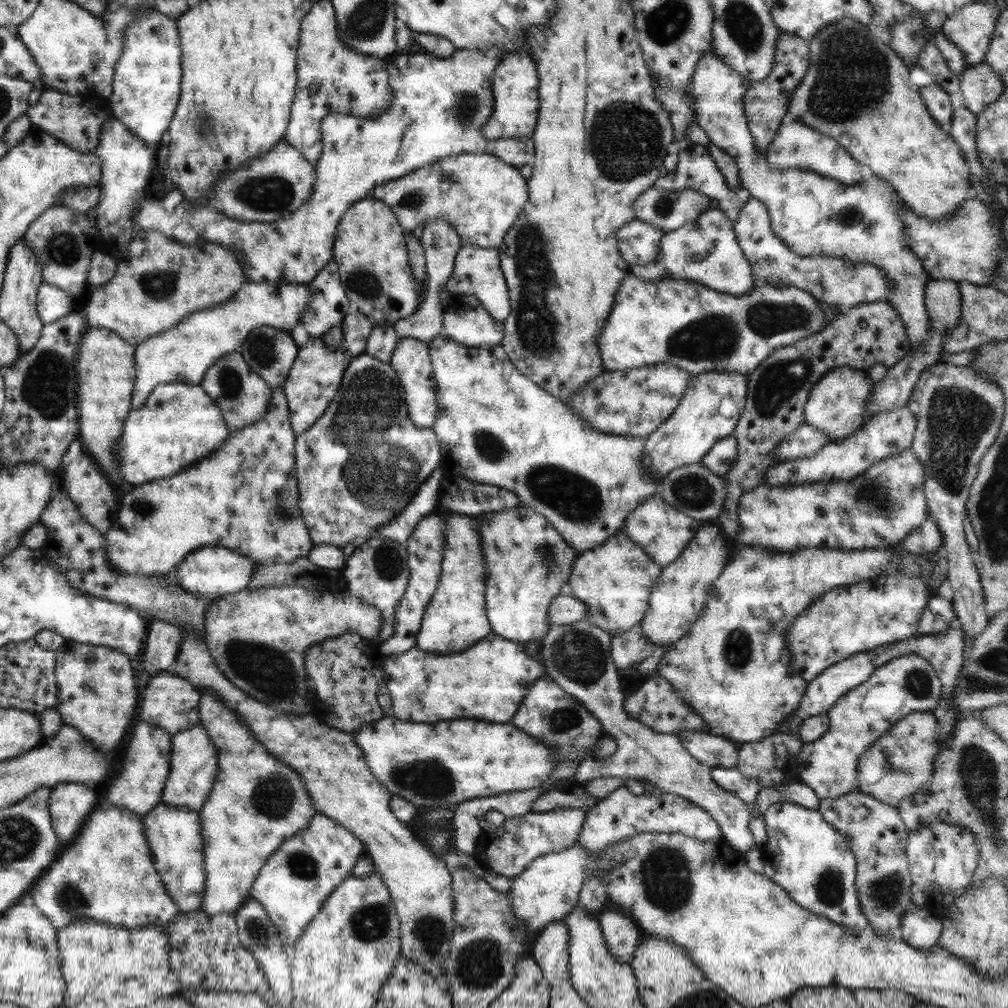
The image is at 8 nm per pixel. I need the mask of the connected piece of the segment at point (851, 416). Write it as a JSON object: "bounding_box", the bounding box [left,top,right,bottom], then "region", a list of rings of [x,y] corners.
{"bounding_box":[803,367,874,442],"region":[[[837,367],[827,371],[817,380],[807,395],[803,416],[804,423],[825,432],[831,442],[849,437],[866,422],[864,408],[870,398],[874,383],[866,376],[865,371],[851,367]]]}

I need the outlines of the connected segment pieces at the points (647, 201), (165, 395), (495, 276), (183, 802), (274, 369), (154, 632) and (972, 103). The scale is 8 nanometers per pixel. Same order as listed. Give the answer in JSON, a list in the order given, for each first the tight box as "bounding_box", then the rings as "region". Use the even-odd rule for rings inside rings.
[{"bounding_box":[631,186,709,234],"region":[[[651,186],[647,187],[639,194],[631,205],[631,208],[633,209],[635,220],[650,224],[652,227],[663,231],[665,234],[666,232],[674,231],[676,228],[695,220],[708,206],[709,199],[696,191],[689,189],[667,191]]]},{"bounding_box":[115,383,227,486],"region":[[[159,383],[139,408],[130,409],[121,426],[115,454],[120,482],[135,486],[175,475],[221,447],[227,434],[220,410],[199,385]]]},{"bounding_box":[444,244,510,323],"region":[[[474,244],[459,247],[455,253],[454,265],[444,284],[451,298],[456,295],[471,295],[489,313],[493,321],[502,323],[510,312],[506,282],[499,266],[498,252],[493,248],[479,248]]]},{"bounding_box":[160,724,217,813],"region":[[[200,724],[172,734],[170,741],[170,771],[163,785],[160,802],[171,808],[198,813],[211,791],[217,772],[216,748]]]},{"bounding_box":[238,326,297,390],"region":[[[261,326],[250,332],[238,350],[247,367],[273,390],[284,386],[297,349],[288,332]]]},{"bounding_box":[141,619,182,677],"region":[[[160,619],[149,621],[141,650],[143,670],[151,677],[159,671],[173,671],[181,641],[182,632],[177,625]]]},{"bounding_box":[958,62,1004,116],"region":[[[981,62],[967,67],[960,74],[958,88],[961,90],[965,108],[975,116],[999,98],[1004,86],[996,72]]]}]

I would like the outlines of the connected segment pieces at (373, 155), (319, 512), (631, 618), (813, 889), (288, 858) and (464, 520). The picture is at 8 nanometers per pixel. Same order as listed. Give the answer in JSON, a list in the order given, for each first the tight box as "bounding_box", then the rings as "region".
[{"bounding_box":[132,46,534,285],"region":[[[492,46],[491,48],[481,48],[477,49],[455,49],[448,57],[436,57],[431,53],[415,53],[413,56],[407,54],[401,54],[400,52],[393,54],[391,58],[388,59],[389,64],[387,67],[388,72],[388,85],[391,87],[391,101],[389,108],[386,108],[382,114],[378,116],[369,116],[369,117],[353,117],[351,115],[343,113],[329,113],[323,116],[320,120],[320,143],[321,145],[321,154],[317,159],[317,162],[314,166],[314,175],[315,175],[315,184],[312,186],[310,197],[299,207],[297,210],[291,212],[287,217],[283,217],[279,220],[274,220],[272,223],[264,222],[250,222],[250,223],[240,223],[226,216],[223,216],[219,211],[213,210],[211,208],[199,207],[195,204],[187,203],[186,201],[181,201],[171,213],[167,213],[161,205],[161,199],[157,197],[144,197],[142,202],[138,204],[138,208],[132,216],[132,229],[134,234],[138,232],[147,232],[155,231],[167,236],[168,239],[173,240],[173,228],[181,222],[187,222],[187,216],[191,214],[191,220],[193,220],[193,212],[195,212],[195,226],[191,226],[197,234],[203,230],[203,240],[198,240],[200,243],[211,243],[223,245],[224,247],[229,247],[230,249],[235,249],[241,256],[240,261],[242,262],[242,269],[244,275],[246,276],[246,281],[269,281],[269,282],[278,282],[278,283],[287,283],[292,285],[306,285],[310,280],[315,278],[315,275],[327,264],[327,261],[332,258],[332,244],[334,241],[334,232],[337,228],[339,219],[341,215],[349,208],[354,202],[357,202],[359,199],[363,199],[368,196],[368,192],[374,187],[385,181],[390,181],[407,173],[416,171],[418,168],[425,166],[426,164],[434,163],[435,160],[449,156],[449,155],[458,155],[461,153],[473,153],[473,154],[488,154],[496,156],[499,160],[502,160],[505,164],[511,165],[514,168],[519,169],[524,164],[534,164],[534,147],[531,146],[531,141],[525,137],[515,138],[495,138],[493,140],[487,140],[480,131],[480,128],[483,126],[483,123],[488,119],[488,116],[491,114],[493,108],[493,96],[490,92],[489,80],[492,75],[493,69],[499,59],[505,54],[502,52],[500,46]]]},{"bounding_box":[294,352,441,549],"region":[[[365,352],[349,358],[345,365],[345,373],[341,377],[339,388],[335,396],[330,400],[328,407],[323,411],[323,414],[308,428],[306,432],[301,432],[294,436],[295,445],[295,471],[296,485],[298,488],[298,507],[302,516],[304,525],[306,526],[309,538],[313,545],[330,544],[331,546],[339,547],[340,549],[348,542],[359,542],[375,536],[376,530],[385,524],[395,513],[398,513],[415,494],[417,487],[422,485],[422,482],[429,476],[435,467],[441,467],[439,454],[439,444],[436,442],[436,437],[430,428],[417,428],[408,419],[406,415],[406,404],[402,391],[397,389],[395,371],[391,369],[391,365],[375,360]]]},{"bounding_box":[567,529,661,637],"region":[[[619,529],[597,547],[579,552],[573,559],[567,584],[571,586],[570,594],[585,605],[586,619],[612,637],[624,633],[643,618],[650,590],[659,579],[661,569]]]},{"bounding_box":[760,802,868,934],"region":[[[793,802],[770,804],[763,814],[766,840],[760,852],[762,874],[779,888],[799,907],[839,925],[853,934],[859,934],[868,926],[867,918],[861,913],[858,896],[854,887],[855,857],[849,851],[849,839],[841,836],[821,818],[818,810],[802,808]]]},{"bounding_box":[248,812,363,949],"region":[[[315,812],[307,827],[287,838],[263,863],[248,892],[248,899],[256,900],[275,925],[276,939],[291,949],[295,939],[317,915],[328,894],[345,878],[363,855],[363,846],[352,832],[335,820]]]},{"bounding_box":[415,513,491,655],"region":[[[448,513],[444,520],[444,545],[437,586],[426,604],[415,646],[422,651],[446,655],[469,648],[491,633],[485,614],[485,569],[477,518]]]}]

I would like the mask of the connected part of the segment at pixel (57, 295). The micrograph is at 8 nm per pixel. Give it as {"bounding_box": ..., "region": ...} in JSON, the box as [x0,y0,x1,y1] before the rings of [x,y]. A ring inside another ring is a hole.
{"bounding_box":[36,283,77,325],"region":[[[41,283],[36,292],[36,310],[42,325],[50,324],[72,313],[77,299],[47,283]]]}

